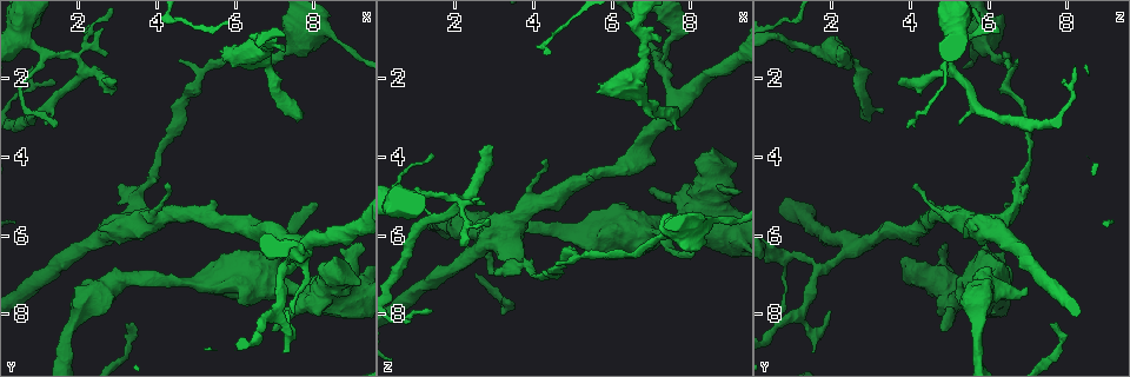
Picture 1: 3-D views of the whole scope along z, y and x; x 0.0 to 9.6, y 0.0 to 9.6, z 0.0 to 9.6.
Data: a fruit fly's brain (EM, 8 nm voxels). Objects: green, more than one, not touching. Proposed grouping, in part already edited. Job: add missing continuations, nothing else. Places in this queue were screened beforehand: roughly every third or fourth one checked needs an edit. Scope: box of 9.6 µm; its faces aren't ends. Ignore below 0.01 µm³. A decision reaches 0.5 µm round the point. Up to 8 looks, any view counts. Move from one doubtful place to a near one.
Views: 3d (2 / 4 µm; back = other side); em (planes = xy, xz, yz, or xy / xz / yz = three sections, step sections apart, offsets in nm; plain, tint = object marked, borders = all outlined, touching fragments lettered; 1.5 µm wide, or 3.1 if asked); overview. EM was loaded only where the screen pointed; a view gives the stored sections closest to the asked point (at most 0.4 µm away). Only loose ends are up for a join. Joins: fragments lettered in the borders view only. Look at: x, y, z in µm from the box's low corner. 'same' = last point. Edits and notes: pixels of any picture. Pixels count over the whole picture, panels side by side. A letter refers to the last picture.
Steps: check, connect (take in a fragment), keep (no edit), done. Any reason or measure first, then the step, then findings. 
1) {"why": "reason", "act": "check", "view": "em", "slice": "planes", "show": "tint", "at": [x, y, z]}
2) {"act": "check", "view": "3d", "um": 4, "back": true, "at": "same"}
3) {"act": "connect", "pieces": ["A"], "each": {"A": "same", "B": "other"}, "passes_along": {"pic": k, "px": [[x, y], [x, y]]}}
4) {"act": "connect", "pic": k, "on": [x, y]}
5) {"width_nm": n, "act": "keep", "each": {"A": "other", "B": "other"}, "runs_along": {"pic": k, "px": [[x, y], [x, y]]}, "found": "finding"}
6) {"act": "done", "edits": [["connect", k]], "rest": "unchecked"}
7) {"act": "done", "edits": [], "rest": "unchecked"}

{"why": "free end", "act": "check", "view": "3d", "um": 4, "at": [5.60, 1.25, 2.30]}

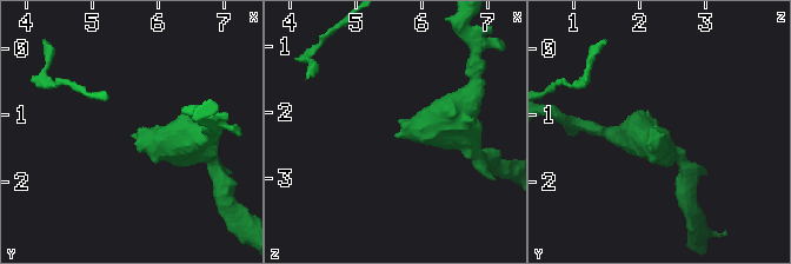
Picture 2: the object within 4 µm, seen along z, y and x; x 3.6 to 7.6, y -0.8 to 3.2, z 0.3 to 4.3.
{"act": "check", "view": "em", "slice": "planes", "show": "borders", "at": [5.60, 1.30, 2.35]}

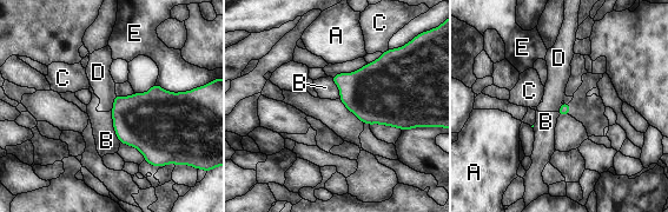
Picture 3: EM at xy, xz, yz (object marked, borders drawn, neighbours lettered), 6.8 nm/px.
{"longest_contact_nm": ["B", 220], "act": "keep", "each": {"A": "other", "B": "other", "C": "other", "D": "other", "E": "other"}, "border": {"pic": 3, "px": [[111, 111], [114, 133], [120, 141]]}, "found": "no lettered fragment goes on from it"}

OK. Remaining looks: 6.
{"why": "an open end", "act": "check", "view": "em", "slice": "planes", "show": "tint", "at": [7.25, 1.30, 1.00]}

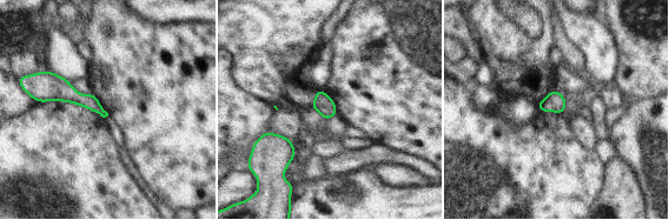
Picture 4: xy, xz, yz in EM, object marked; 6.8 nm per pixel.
{"why": "what lies round it", "act": "check", "view": "em", "slice": "planes", "show": "borders", "at": "same"}

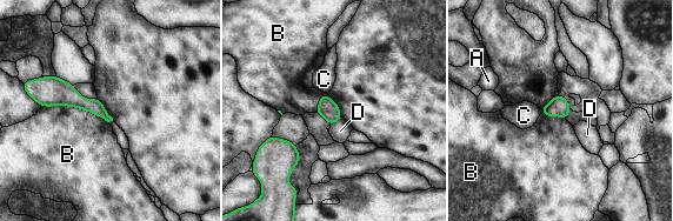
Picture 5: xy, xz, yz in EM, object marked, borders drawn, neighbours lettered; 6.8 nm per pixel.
{"act": "keep", "each": {"A": "other", "B": "other", "C": "other", "D": "other"}, "runs_along": {"pic": 5, "px": [[46, 102], [74, 99], [107, 118]]}, "found": "no lettered fragment goes on from it"}

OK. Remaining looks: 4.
{"why": "thick end", "act": "check", "view": "em", "slice": "yz", "step": 8, "show": "tint", "at": [8.55, 6.65, 3.80]}

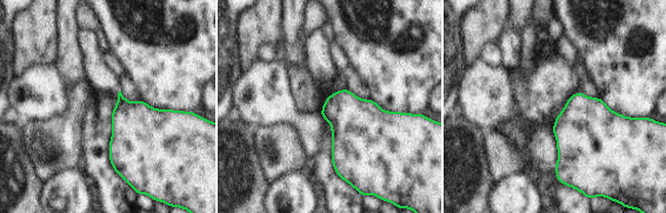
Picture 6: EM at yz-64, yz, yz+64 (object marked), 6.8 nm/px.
{"why": "what lies round it", "act": "check", "view": "em", "slice": "yz", "step": 8, "show": "borders", "at": "same"}

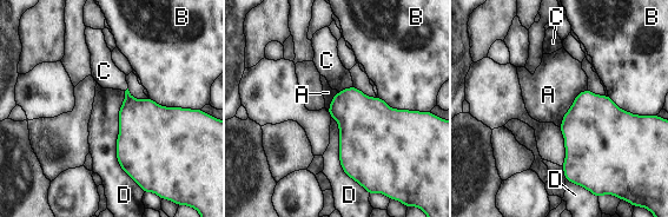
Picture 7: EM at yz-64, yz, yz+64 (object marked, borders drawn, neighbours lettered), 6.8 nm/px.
{"act": "keep", "each": {"A": "other", "B": "other", "C": "other", "D": "other"}, "border": {"pic": 7, "px": [[124, 91], [117, 160], [137, 184]]}, "found": "no lettered fragment goes on from it"}

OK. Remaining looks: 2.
{"act": "done", "edits": [], "rest": "unchecked"}

